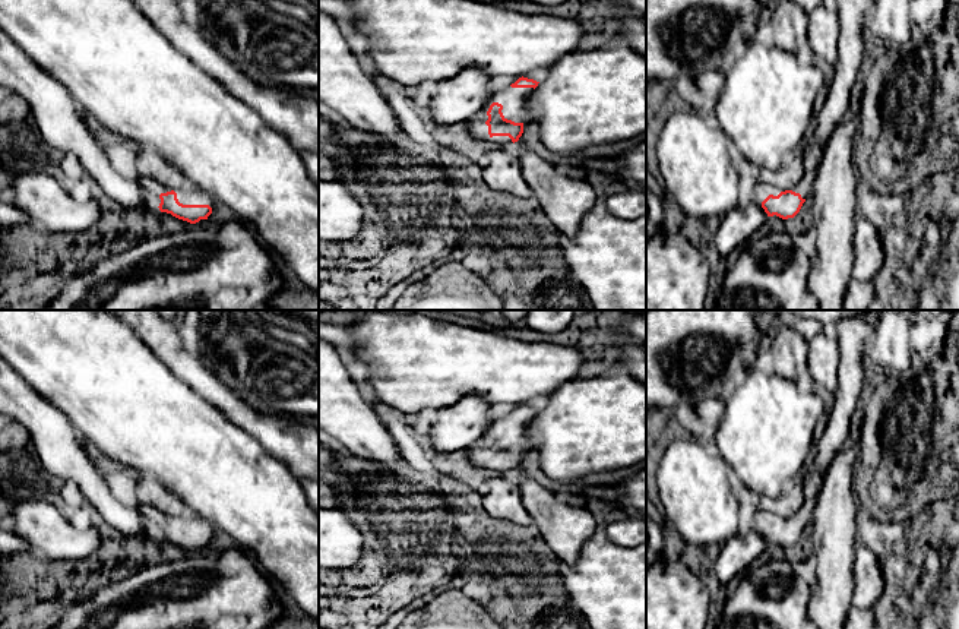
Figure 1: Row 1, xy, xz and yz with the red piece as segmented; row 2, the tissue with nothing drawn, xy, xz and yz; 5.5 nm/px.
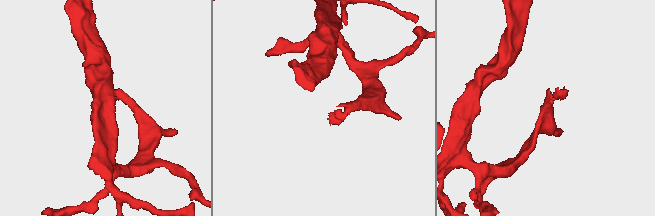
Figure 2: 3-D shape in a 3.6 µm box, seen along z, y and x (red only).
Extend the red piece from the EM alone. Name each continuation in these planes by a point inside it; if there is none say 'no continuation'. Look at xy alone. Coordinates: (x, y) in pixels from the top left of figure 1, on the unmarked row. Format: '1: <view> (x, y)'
1: xy (187, 524)

